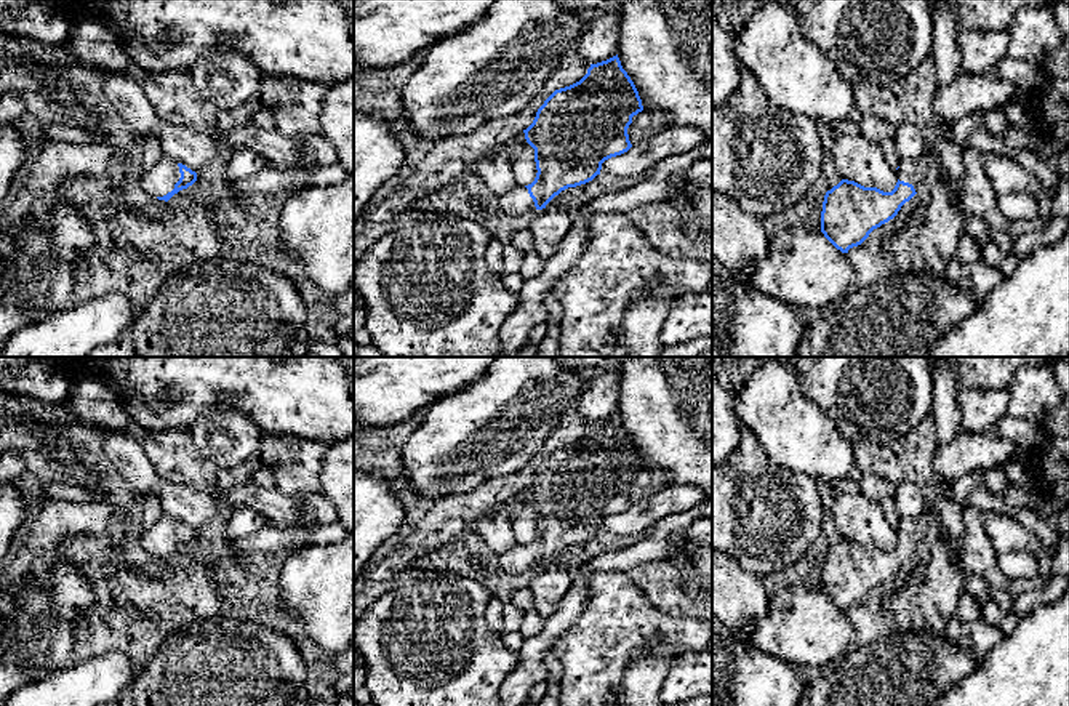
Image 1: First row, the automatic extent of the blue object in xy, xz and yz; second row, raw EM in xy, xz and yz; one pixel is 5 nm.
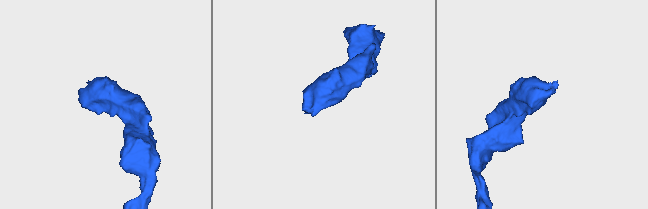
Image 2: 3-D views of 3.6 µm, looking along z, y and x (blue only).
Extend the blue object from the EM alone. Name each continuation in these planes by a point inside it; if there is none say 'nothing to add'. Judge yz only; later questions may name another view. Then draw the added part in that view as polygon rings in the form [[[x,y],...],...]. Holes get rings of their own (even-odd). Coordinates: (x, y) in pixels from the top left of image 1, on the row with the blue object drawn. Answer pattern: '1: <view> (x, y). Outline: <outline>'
1: yz (912, 172). Outline: [[[927,150],[920,158],[901,162],[896,170],[898,179],[912,184],[915,192],[919,192],[923,189],[925,176],[933,165],[935,157]]]

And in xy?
1: xy (160, 180). Outline: [[[163,154],[158,163],[142,174],[141,186],[149,197],[157,199],[171,192],[179,178],[178,162]]]

